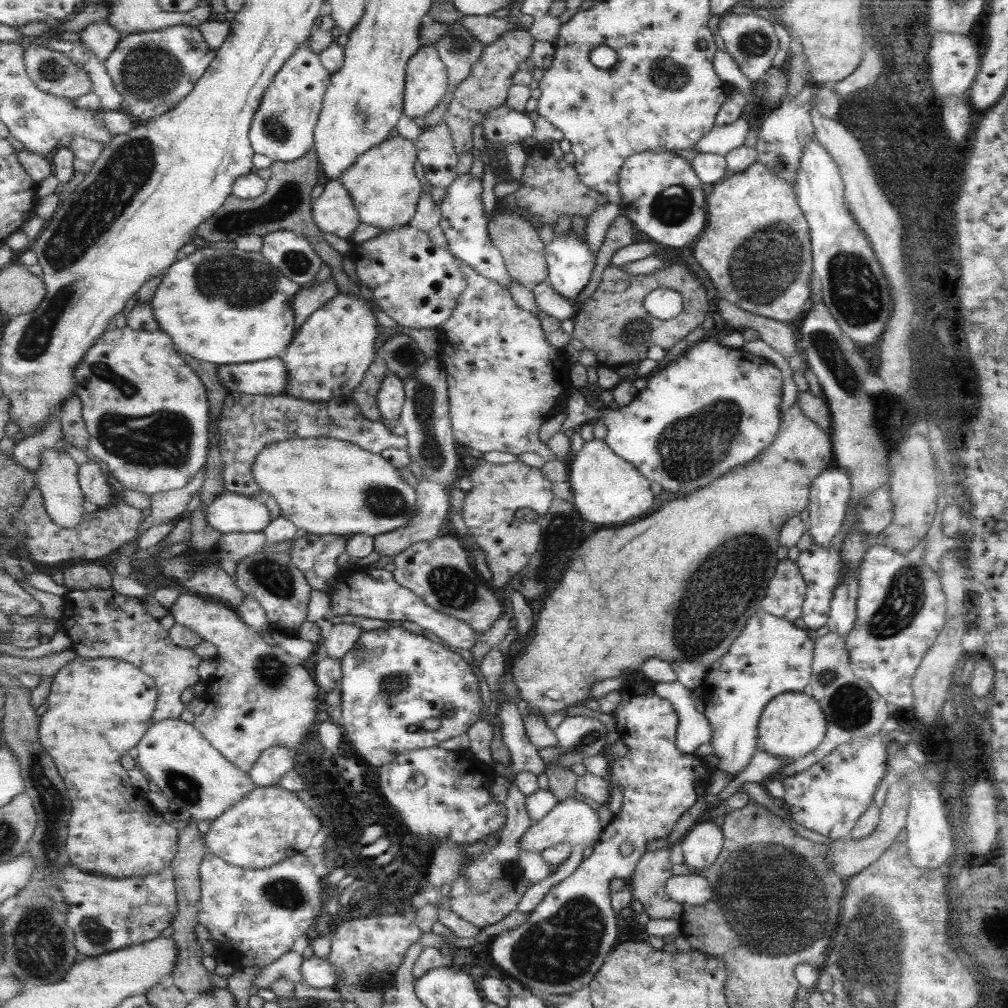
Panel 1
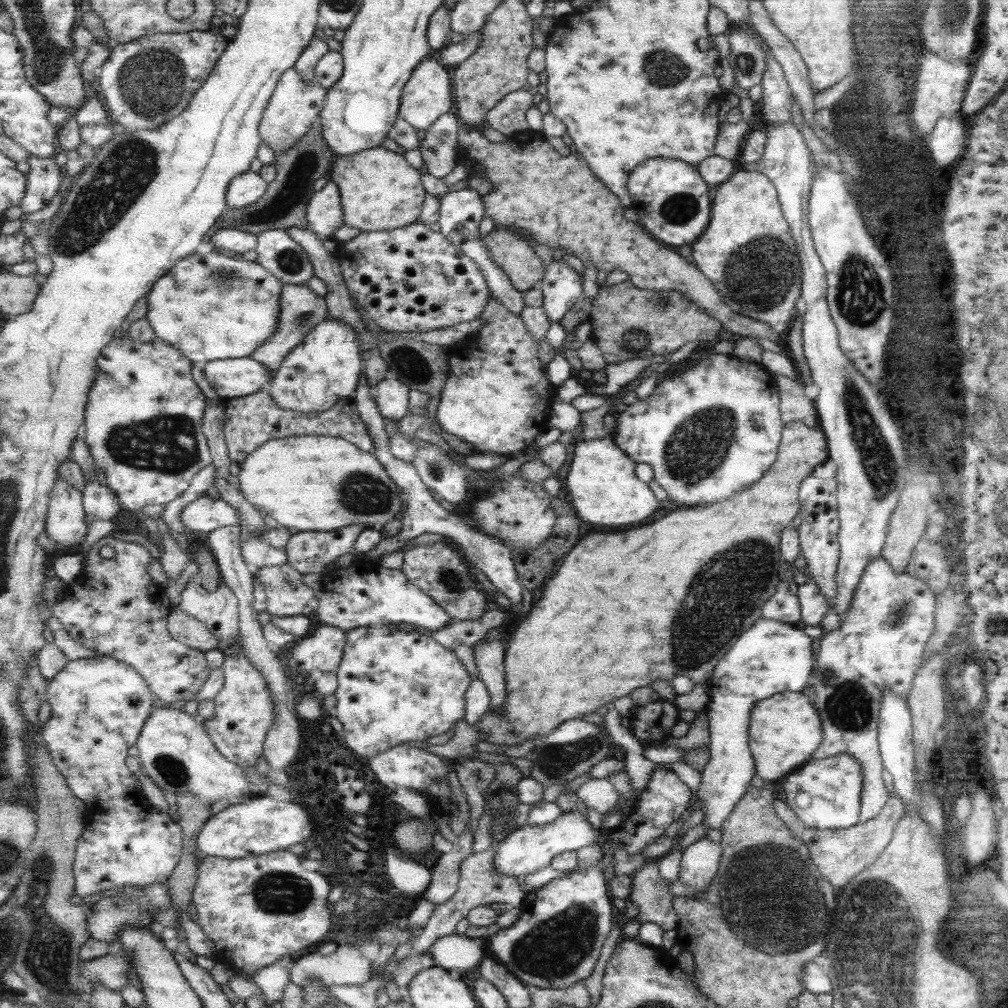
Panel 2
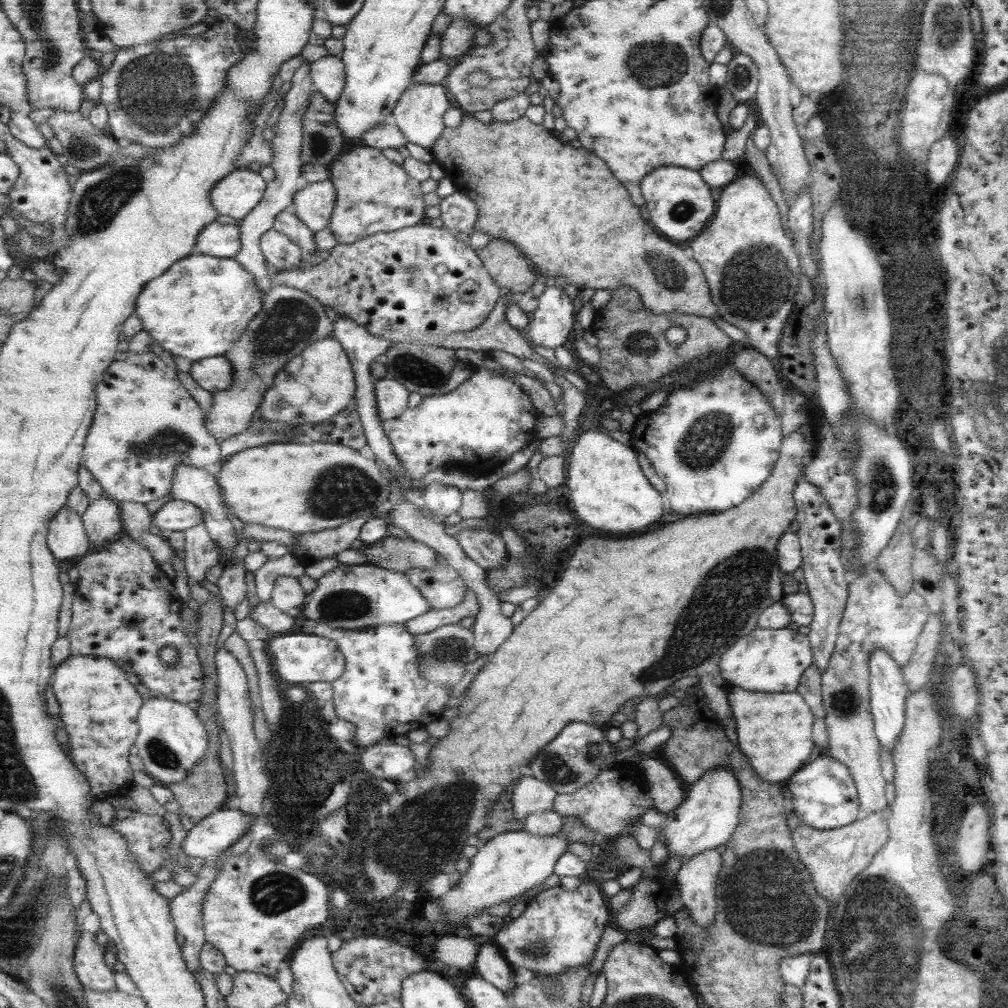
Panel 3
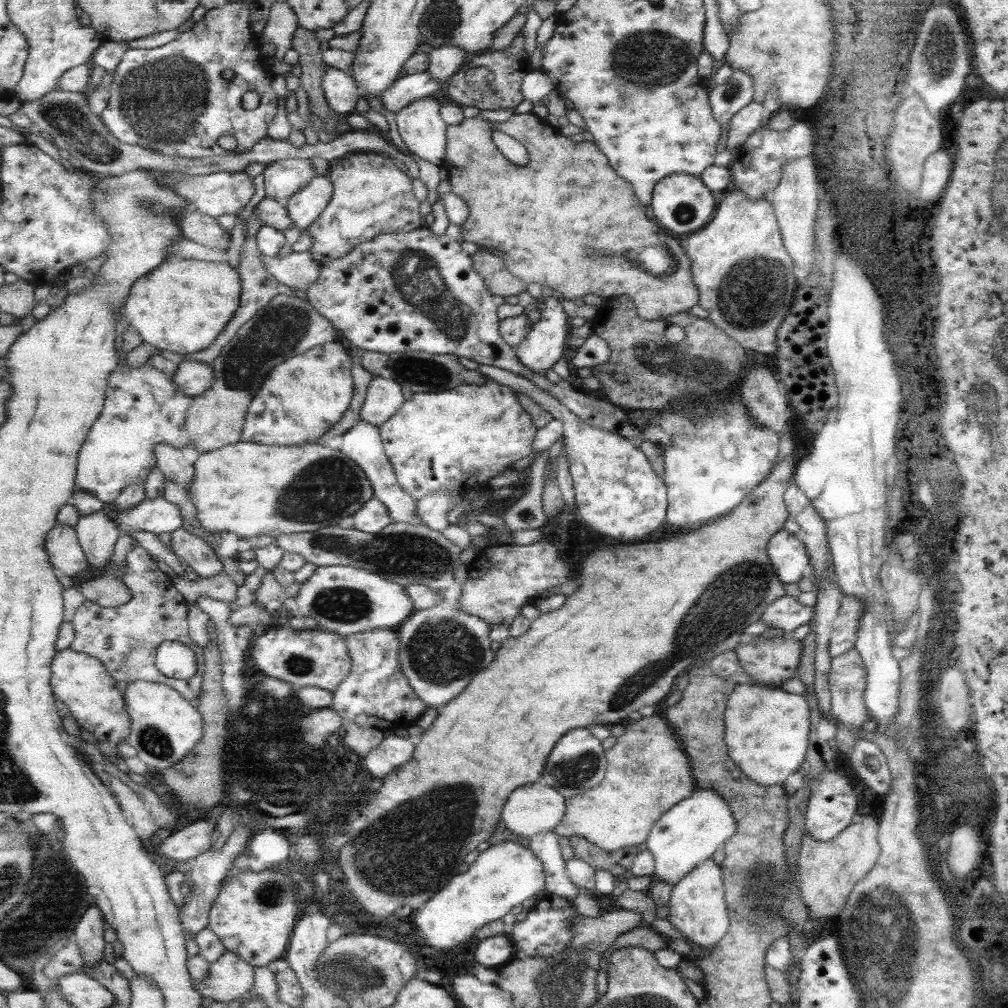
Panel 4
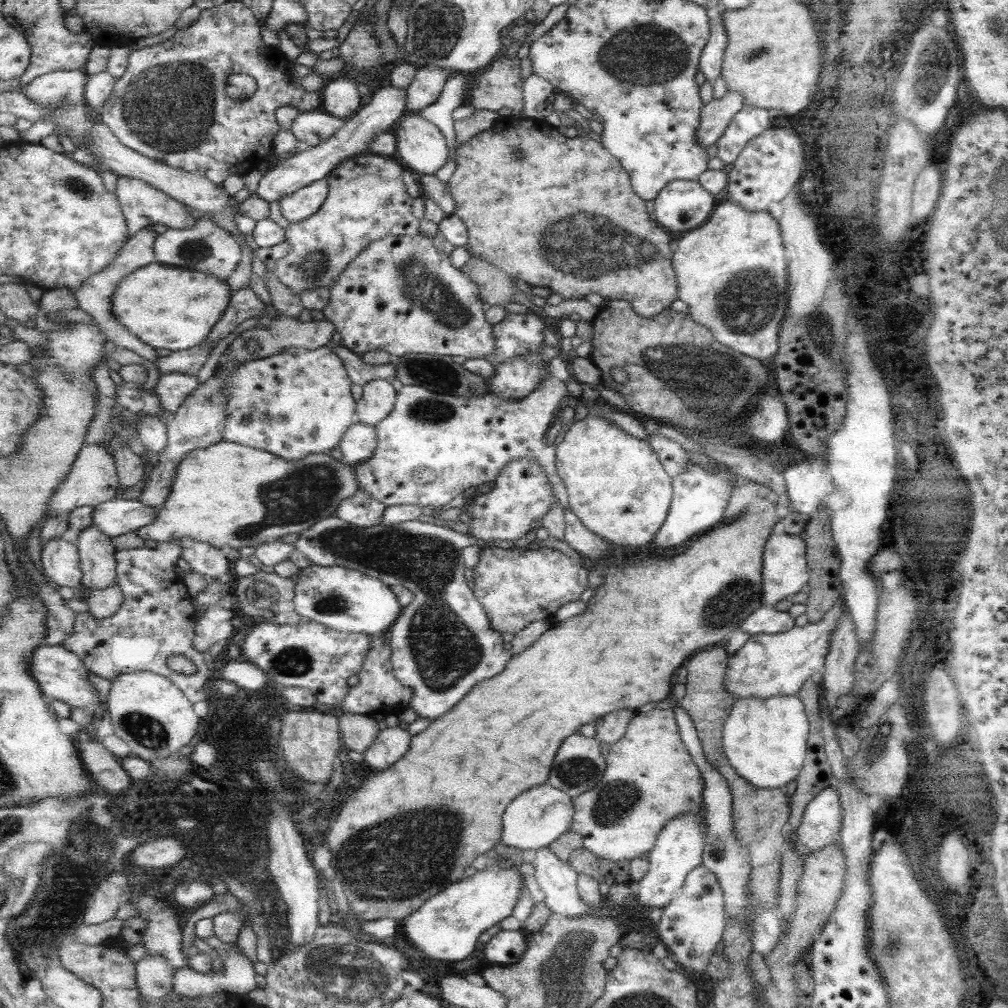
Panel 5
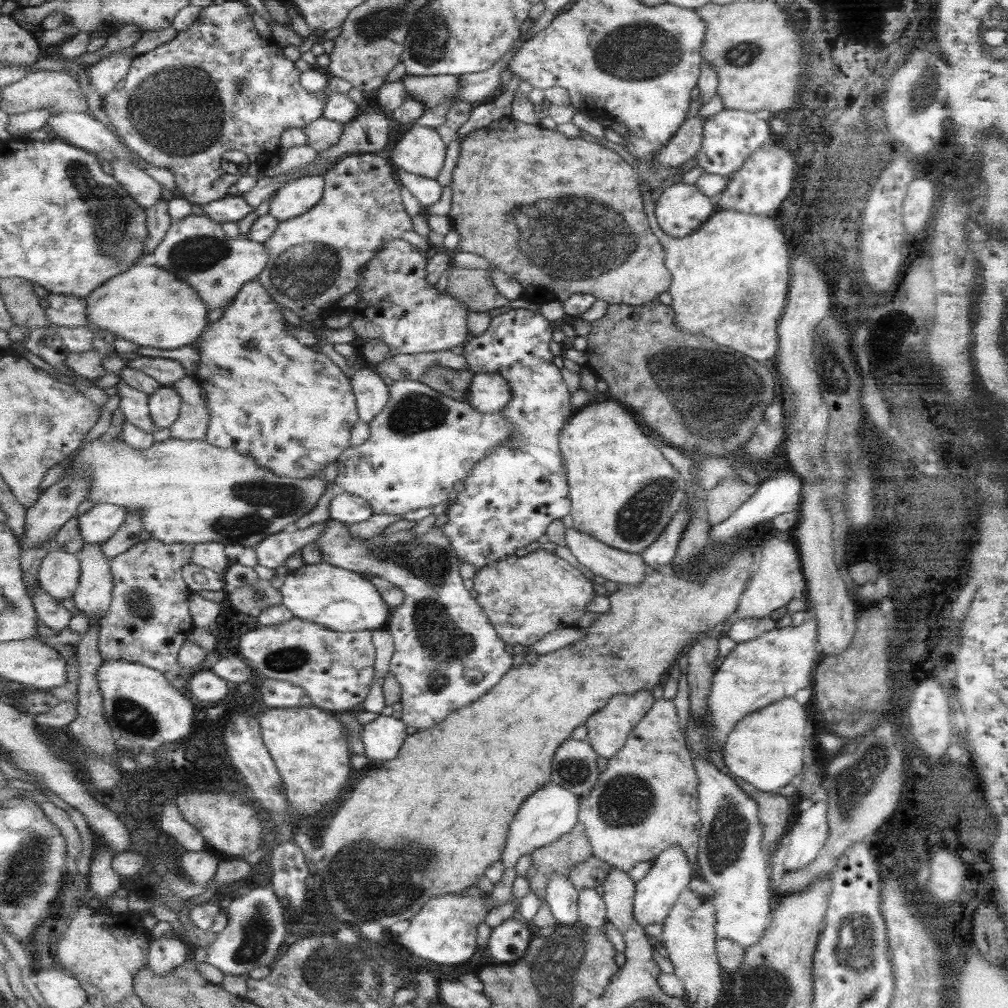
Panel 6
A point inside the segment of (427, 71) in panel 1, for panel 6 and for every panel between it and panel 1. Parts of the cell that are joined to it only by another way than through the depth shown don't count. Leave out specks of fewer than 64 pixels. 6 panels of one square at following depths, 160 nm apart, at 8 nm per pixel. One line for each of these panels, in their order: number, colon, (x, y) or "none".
2: (428, 95)
3: (419, 114)
4: (424, 131)
5: (422, 147)
6: (420, 151)

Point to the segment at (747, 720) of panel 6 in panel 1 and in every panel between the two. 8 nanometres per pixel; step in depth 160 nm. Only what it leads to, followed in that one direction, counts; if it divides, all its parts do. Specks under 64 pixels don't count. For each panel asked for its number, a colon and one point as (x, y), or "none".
1: (791, 724)
2: (785, 729)
3: (773, 729)
4: (765, 734)
5: (763, 739)

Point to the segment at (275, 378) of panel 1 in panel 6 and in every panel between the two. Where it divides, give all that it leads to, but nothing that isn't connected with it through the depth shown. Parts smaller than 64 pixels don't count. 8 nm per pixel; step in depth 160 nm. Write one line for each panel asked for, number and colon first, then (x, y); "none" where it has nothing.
2: (232, 377)
3: (214, 374)
4: (194, 377)
5: (173, 388)
6: (165, 405)

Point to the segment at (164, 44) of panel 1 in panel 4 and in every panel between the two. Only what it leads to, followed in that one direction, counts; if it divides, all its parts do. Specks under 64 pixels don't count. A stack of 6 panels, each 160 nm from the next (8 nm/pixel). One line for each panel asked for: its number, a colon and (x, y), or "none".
2: (145, 83)
3: (155, 94)
4: (173, 99)

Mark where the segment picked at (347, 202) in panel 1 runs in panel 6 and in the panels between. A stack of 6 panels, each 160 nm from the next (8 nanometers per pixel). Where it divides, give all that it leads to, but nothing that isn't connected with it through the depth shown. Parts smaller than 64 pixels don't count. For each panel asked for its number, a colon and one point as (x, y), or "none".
2: (326, 211)
3: (315, 204)
4: (305, 207)
5: (296, 207)
6: (298, 197)

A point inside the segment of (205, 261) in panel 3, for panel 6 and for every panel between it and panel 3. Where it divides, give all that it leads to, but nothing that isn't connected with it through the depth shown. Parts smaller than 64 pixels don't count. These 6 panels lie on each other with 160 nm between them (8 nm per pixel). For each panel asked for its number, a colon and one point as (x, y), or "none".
4: (183, 305)
5: (166, 306)
6: (149, 305)

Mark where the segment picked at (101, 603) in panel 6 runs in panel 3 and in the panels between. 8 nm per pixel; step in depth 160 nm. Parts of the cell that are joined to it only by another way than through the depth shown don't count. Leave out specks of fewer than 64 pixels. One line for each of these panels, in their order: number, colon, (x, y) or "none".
3: (102, 519)
4: (98, 534)
5: (97, 550)

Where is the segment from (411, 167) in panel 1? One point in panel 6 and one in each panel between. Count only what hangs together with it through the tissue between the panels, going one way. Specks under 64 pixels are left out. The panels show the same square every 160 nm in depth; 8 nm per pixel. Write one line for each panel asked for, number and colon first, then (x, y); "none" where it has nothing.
2: (380, 190)
3: (374, 195)
4: (372, 196)
5: (368, 200)
6: (315, 259)

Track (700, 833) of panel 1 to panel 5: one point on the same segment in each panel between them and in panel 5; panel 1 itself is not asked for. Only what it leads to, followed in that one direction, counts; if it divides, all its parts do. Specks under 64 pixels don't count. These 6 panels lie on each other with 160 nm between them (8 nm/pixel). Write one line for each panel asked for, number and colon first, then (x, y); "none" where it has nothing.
2: (700, 861)
3: (695, 883)
4: (696, 906)
5: (691, 926)

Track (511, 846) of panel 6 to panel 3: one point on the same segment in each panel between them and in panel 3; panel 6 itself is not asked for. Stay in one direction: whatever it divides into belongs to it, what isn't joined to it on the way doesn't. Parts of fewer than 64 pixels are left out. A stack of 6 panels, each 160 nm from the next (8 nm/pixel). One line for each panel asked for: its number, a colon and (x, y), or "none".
3: (532, 795)
4: (535, 808)
5: (538, 817)

